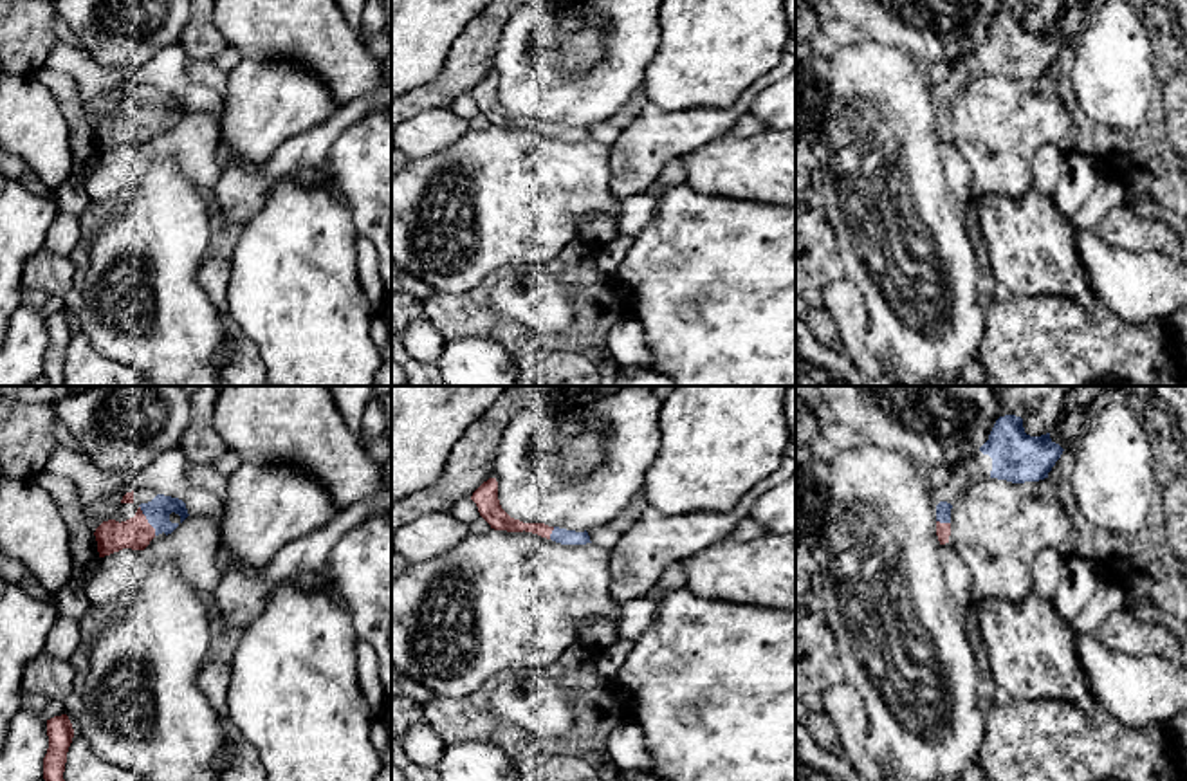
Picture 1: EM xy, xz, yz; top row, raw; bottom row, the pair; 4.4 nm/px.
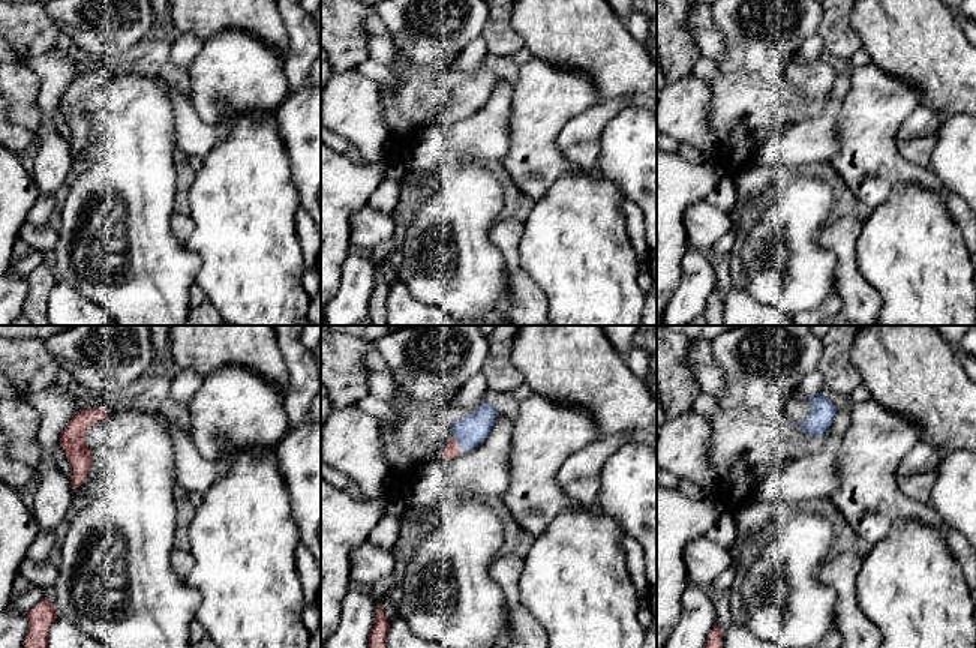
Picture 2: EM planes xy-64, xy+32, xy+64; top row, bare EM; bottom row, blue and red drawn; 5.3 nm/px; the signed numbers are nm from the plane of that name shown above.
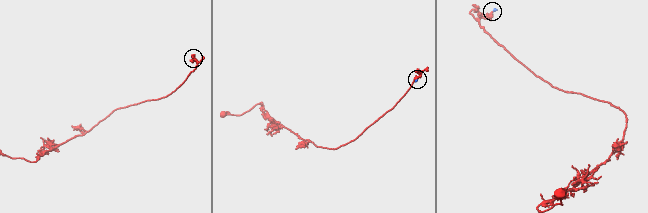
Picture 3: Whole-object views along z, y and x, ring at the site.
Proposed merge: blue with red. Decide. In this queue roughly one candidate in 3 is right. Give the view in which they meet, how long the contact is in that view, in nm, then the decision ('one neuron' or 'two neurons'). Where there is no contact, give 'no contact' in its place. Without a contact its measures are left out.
contact in xy; length 150 nm; one neuron

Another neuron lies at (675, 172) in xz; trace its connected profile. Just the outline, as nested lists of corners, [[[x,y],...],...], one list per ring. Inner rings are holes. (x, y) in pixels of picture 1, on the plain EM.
[[[680,157],[680,159],[671,161],[664,168],[660,177],[653,184],[651,193],[660,195],[666,188],[678,186],[684,182],[687,182],[687,170],[686,170],[682,157]]]

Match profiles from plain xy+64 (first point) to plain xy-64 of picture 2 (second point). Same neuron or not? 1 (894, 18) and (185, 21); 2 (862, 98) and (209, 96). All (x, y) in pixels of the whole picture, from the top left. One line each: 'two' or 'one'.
1: one
2: one

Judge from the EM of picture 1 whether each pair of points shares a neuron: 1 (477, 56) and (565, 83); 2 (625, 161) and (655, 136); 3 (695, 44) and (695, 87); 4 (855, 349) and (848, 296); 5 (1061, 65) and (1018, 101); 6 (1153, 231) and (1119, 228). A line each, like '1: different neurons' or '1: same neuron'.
1: different neurons
2: same neuron
3: same neuron
4: same neuron
5: different neurons
6: same neuron

